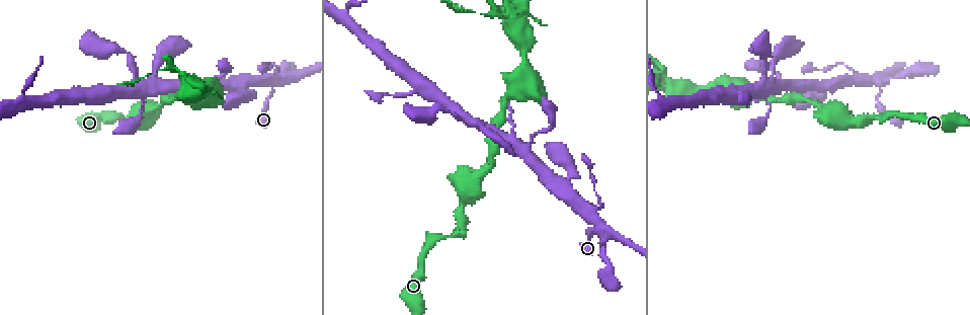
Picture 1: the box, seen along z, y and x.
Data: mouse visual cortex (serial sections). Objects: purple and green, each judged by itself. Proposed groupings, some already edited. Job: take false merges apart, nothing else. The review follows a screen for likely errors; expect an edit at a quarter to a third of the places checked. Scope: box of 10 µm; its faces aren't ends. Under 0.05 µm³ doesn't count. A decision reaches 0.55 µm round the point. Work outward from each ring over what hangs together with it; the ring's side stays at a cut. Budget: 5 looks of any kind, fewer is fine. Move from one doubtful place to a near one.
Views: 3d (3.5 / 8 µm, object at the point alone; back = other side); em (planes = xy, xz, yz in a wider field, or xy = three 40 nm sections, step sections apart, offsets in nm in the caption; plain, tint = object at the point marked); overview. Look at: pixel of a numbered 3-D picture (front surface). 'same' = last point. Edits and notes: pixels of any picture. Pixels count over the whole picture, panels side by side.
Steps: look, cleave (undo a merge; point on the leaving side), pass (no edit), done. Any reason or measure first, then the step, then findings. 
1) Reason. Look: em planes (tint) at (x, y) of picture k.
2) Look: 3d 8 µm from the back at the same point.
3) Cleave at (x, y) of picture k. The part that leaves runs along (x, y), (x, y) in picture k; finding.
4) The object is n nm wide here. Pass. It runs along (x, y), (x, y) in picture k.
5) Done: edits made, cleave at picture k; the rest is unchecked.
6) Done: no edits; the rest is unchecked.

Narrows sharply. Look: 3d 3.5 µm at (459, 228) of picture 1.

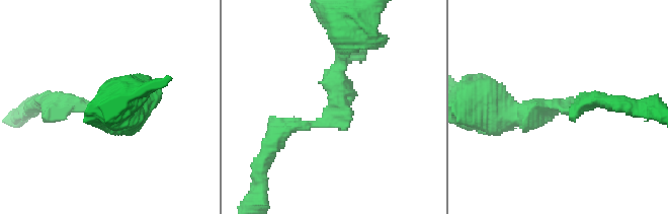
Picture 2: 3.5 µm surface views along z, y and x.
The arms are 200, 250 nm wide; shape alone is not enough. Look: em xy step 2 (tint) at (338, 110) of picture 2.

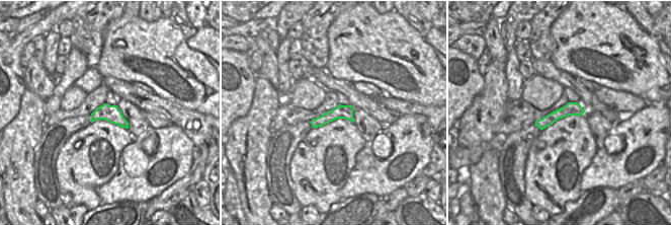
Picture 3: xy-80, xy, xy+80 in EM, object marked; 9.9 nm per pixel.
The object is 140 nm wide here. Pass. It runs along (277, 137), (339, 109), (343, 52) in picture 2; all the same cell.

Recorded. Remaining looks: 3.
Narrows sharply. Look: 3d 8 µm at (876, 80) of picture 1.

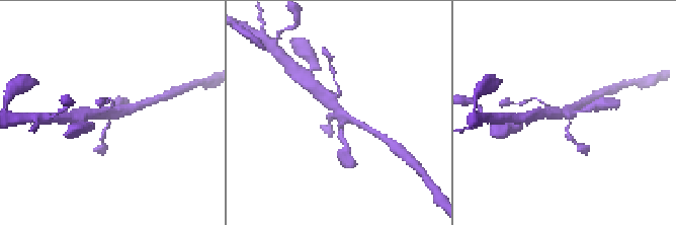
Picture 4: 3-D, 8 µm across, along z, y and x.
Shape alone is not enough. Look: em xy step 5 (tint) at the same point.

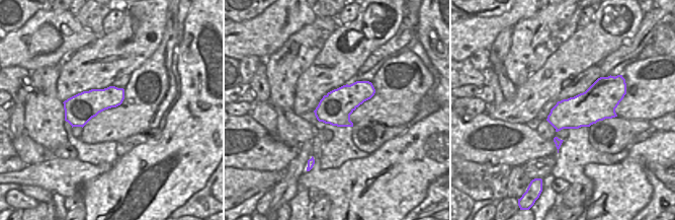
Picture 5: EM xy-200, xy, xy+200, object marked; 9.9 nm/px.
Pass. All the same cell.

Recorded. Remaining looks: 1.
Done: no edits; the rest is unchecked.

